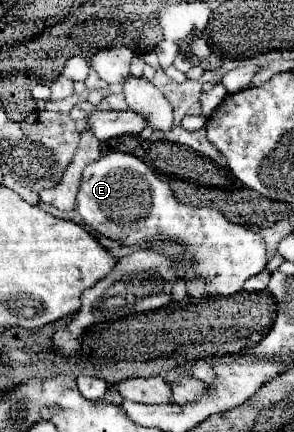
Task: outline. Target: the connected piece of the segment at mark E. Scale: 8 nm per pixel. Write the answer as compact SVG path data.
M108 152L100 156L96 162L92 162L90 166L86 166L78 188L76 212L96 232L120 244L146 244L148 240L180 240L188 248L186 256L196 262L194 270L186 274L188 294L194 298L216 296L216 294L224 294L224 296L236 294L242 290L248 278L262 272L266 266L266 244L258 234L254 234L244 226L228 222L218 210L180 204L164 180L160 180L142 160L126 152Z

